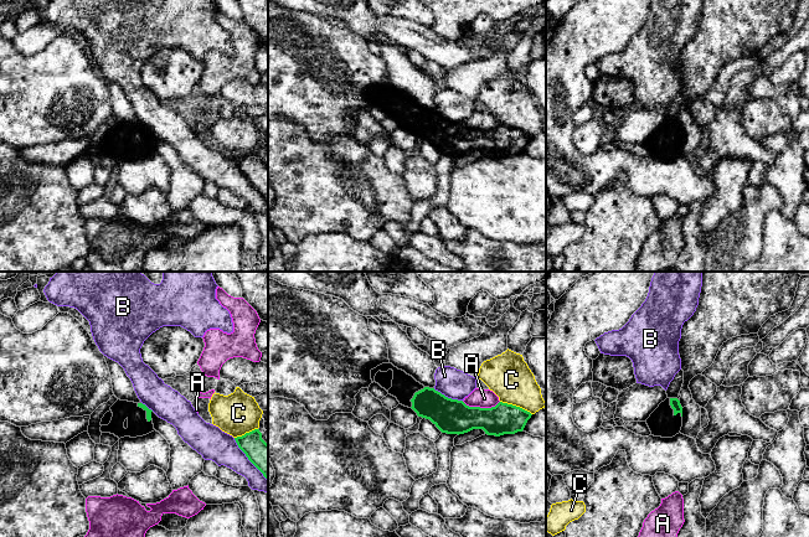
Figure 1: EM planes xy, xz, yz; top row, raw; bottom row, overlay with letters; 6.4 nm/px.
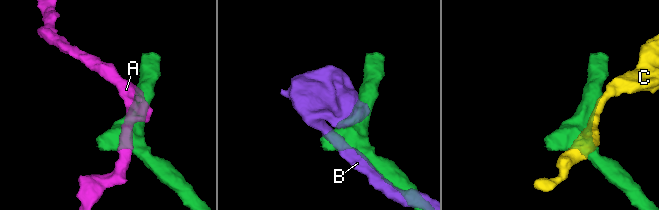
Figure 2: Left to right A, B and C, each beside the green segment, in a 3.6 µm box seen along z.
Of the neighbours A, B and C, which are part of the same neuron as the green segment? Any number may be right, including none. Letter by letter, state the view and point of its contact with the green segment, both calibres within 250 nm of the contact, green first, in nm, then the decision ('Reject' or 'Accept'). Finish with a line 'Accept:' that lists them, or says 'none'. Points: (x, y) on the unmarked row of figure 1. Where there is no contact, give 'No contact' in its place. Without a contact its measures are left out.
A: Touches green at xz (479, 129). Thickness 220 nm (green) against 130 nm. Reject
B: Touches green at xz (447, 119). Thickness 220 nm (green) against 190 nm. Reject
C: Touches green at xz (515, 128). Thickness 200 nm (green) against 280 nm. Reject
Accept: none

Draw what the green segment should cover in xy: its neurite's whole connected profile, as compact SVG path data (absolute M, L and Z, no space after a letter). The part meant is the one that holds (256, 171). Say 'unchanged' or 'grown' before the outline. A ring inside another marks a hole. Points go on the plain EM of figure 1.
unchanged; M259 151L237 159L235 162L248 182L268 202L268 166L262 161Z

